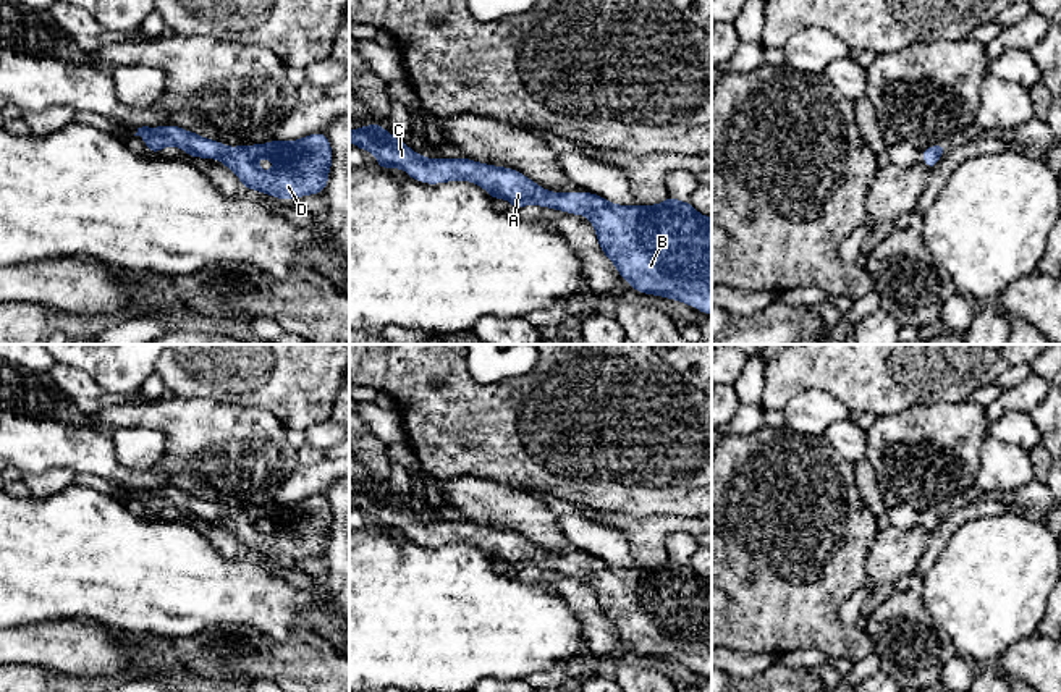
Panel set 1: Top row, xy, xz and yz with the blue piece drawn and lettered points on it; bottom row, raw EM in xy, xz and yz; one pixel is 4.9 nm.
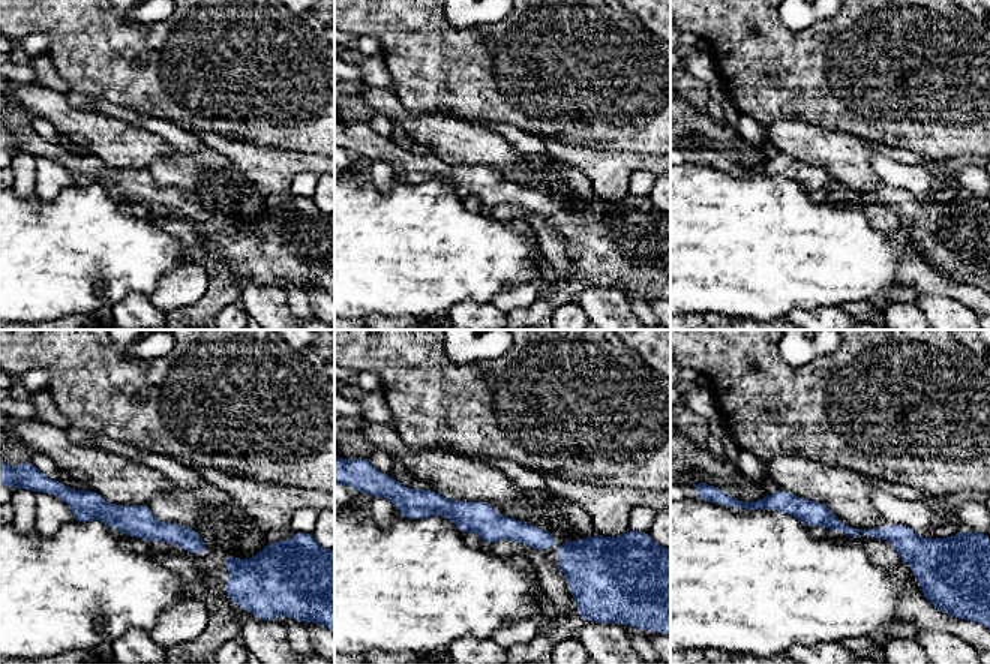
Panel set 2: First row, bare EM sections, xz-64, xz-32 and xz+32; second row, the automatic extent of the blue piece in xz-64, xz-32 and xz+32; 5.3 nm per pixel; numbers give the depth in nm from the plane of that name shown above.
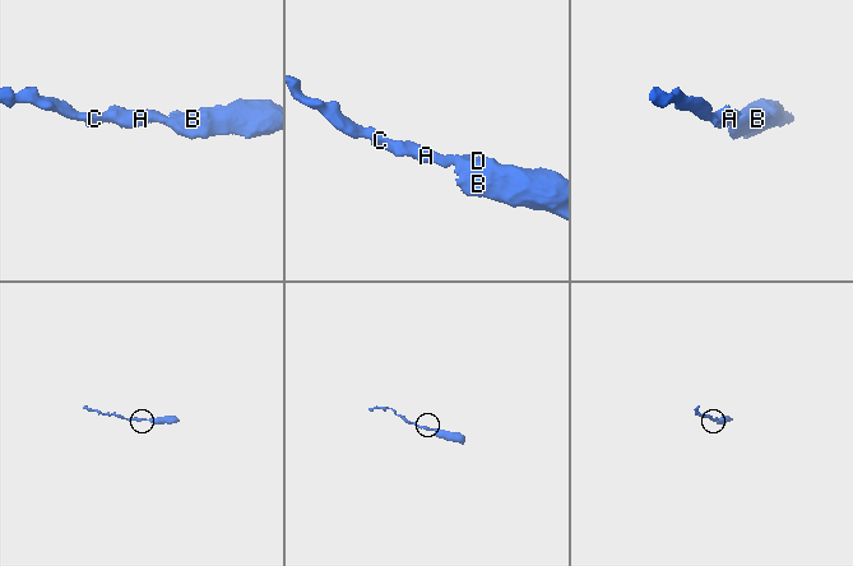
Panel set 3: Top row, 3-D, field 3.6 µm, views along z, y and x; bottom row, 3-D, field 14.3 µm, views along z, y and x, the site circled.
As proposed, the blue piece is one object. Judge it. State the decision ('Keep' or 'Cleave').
Keep

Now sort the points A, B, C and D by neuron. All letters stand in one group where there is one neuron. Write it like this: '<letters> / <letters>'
A B C D

